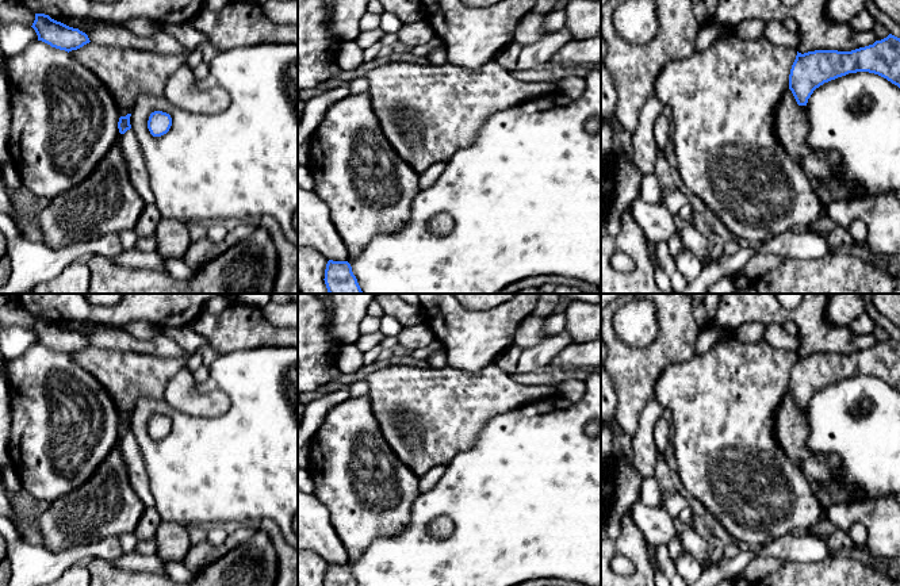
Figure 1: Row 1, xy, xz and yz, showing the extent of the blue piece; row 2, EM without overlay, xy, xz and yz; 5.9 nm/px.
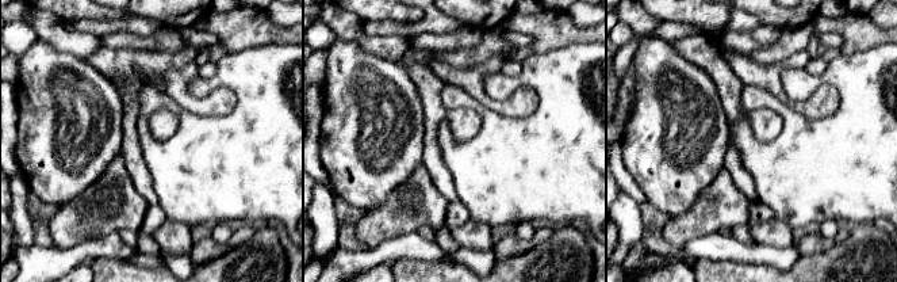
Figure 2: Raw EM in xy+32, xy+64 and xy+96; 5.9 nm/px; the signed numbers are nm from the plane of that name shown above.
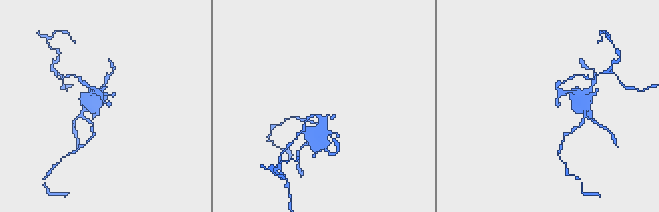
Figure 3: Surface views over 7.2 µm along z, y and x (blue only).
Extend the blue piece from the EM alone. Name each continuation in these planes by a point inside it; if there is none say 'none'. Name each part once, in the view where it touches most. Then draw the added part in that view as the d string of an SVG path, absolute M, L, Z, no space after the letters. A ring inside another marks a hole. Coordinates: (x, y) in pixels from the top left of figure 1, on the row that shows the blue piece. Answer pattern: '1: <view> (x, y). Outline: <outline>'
1: xy (134, 160). Outline: M133 129L127 130L125 134L119 133L118 139L134 189L143 199L145 204L153 204L156 198L150 188L149 172Z

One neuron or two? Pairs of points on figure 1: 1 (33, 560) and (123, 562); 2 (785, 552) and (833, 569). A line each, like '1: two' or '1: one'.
1: two
2: two

